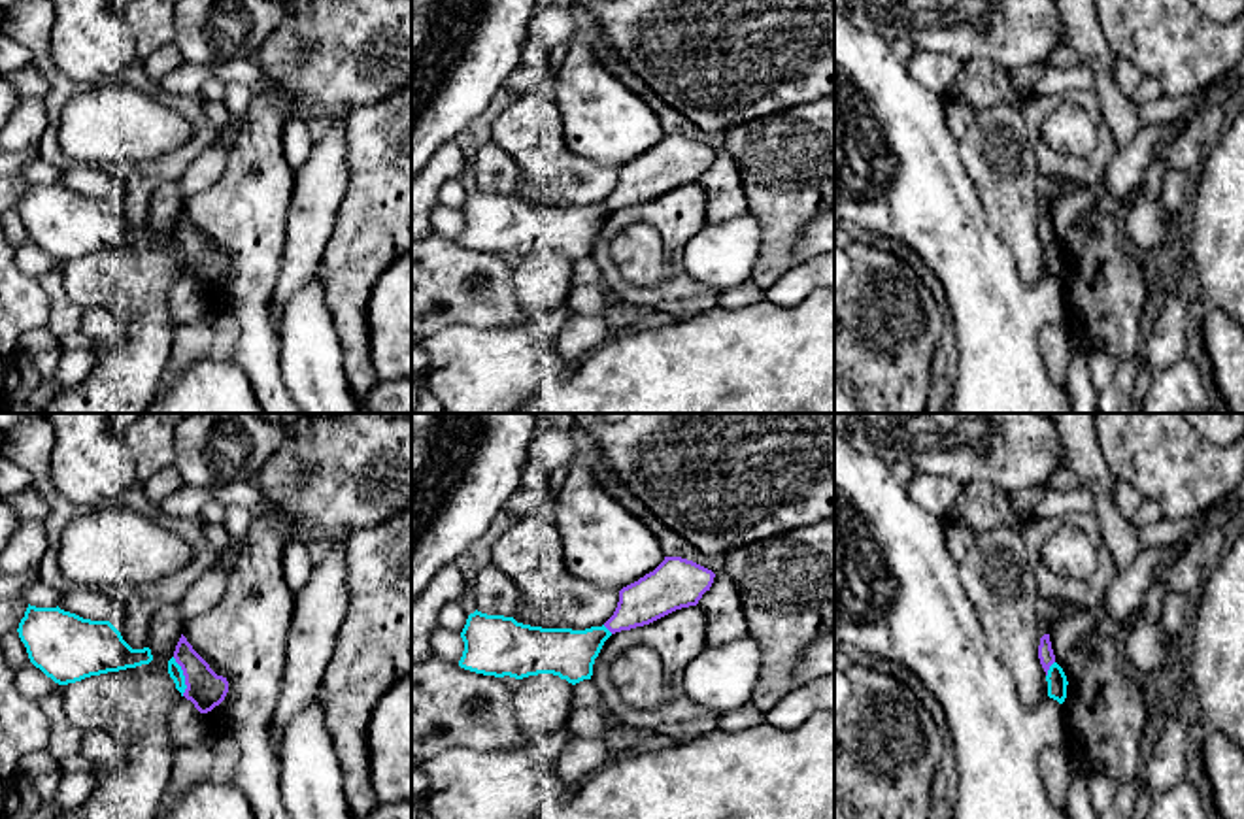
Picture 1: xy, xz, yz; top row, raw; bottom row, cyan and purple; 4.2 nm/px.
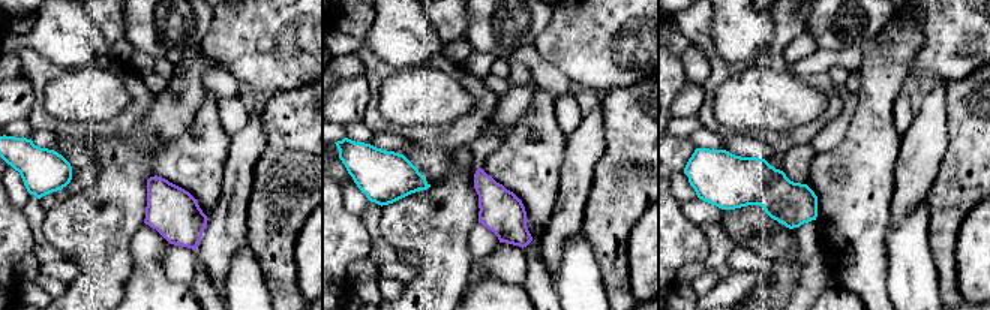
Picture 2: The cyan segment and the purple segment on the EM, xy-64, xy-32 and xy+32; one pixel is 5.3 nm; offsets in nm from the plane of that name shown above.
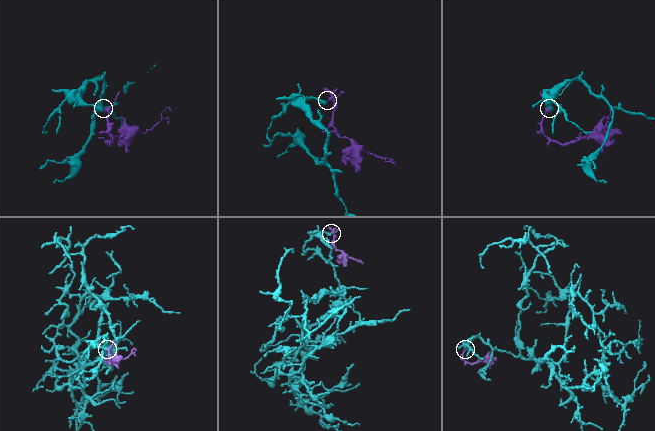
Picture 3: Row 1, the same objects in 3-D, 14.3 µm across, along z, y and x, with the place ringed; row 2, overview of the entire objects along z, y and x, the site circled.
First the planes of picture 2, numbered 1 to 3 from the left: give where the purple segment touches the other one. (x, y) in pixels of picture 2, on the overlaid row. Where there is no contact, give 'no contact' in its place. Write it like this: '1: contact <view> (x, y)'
1: no contact
2: no contact
3: no contact

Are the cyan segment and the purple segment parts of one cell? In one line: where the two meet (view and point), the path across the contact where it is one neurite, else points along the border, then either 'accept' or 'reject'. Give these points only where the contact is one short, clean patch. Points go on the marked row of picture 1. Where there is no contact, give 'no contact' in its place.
meets cyan in xy at (184, 676); border along xy (172, 657), (184, 676), (184, 695); reject

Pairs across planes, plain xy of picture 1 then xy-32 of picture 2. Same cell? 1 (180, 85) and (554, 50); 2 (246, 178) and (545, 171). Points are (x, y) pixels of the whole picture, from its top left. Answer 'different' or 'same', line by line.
1: different
2: same

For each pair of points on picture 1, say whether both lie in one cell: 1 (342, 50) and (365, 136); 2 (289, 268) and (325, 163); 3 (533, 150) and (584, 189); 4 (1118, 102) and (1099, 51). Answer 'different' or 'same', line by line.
1: different
2: same
3: same
4: same

